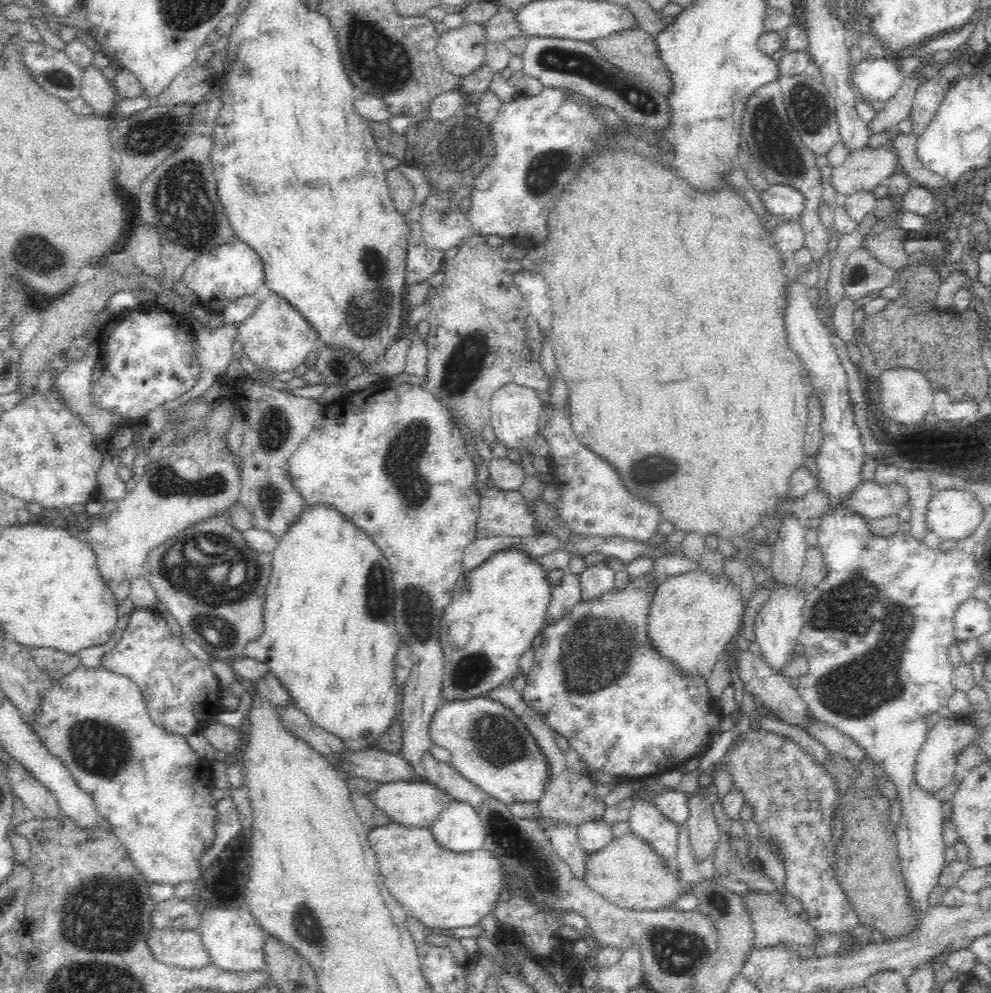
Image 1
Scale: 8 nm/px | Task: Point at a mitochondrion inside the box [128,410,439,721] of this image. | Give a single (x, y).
(195, 565)

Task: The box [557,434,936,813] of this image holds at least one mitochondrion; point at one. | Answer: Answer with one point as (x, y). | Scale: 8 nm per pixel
(876, 681)

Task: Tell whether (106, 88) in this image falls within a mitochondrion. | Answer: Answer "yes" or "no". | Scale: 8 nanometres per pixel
no

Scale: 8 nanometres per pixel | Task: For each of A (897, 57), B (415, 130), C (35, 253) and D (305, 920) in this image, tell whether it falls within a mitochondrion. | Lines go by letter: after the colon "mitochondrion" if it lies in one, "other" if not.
A: other
B: other
C: mitochondrion
D: mitochondrion

